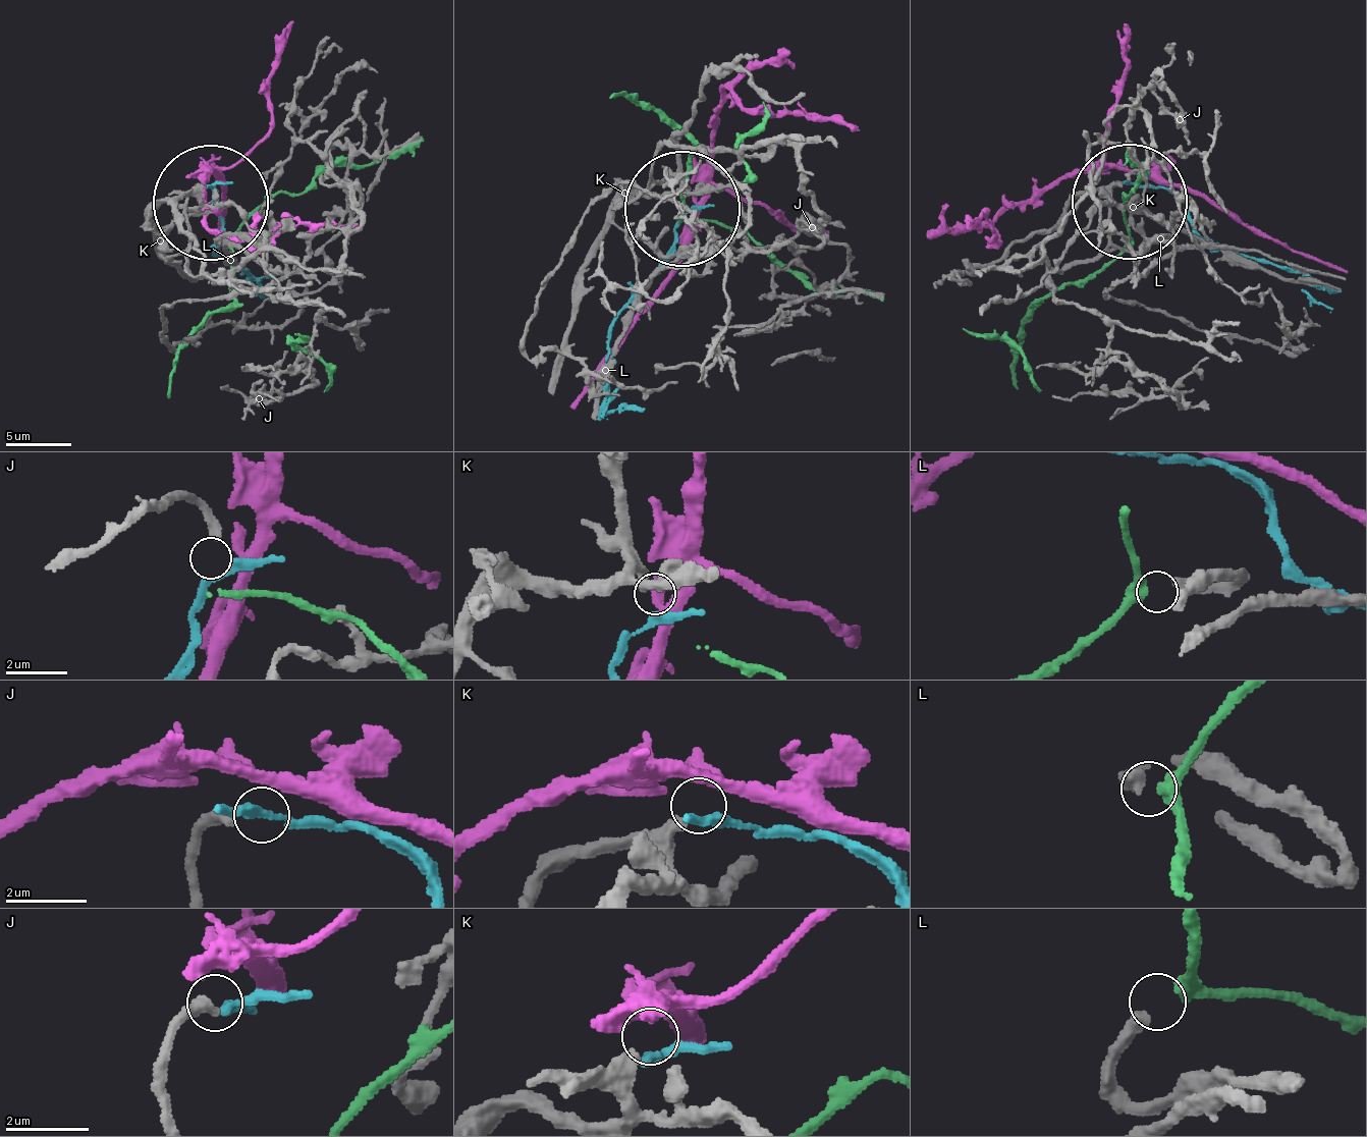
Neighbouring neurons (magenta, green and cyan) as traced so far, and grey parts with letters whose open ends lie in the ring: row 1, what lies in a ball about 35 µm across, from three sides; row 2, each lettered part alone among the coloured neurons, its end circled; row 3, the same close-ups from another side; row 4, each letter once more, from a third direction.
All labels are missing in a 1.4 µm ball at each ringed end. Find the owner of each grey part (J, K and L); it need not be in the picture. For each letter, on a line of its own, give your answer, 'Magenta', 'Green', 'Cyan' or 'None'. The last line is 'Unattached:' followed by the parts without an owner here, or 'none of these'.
J: Cyan
K: None
L: Green
Unattached: K

